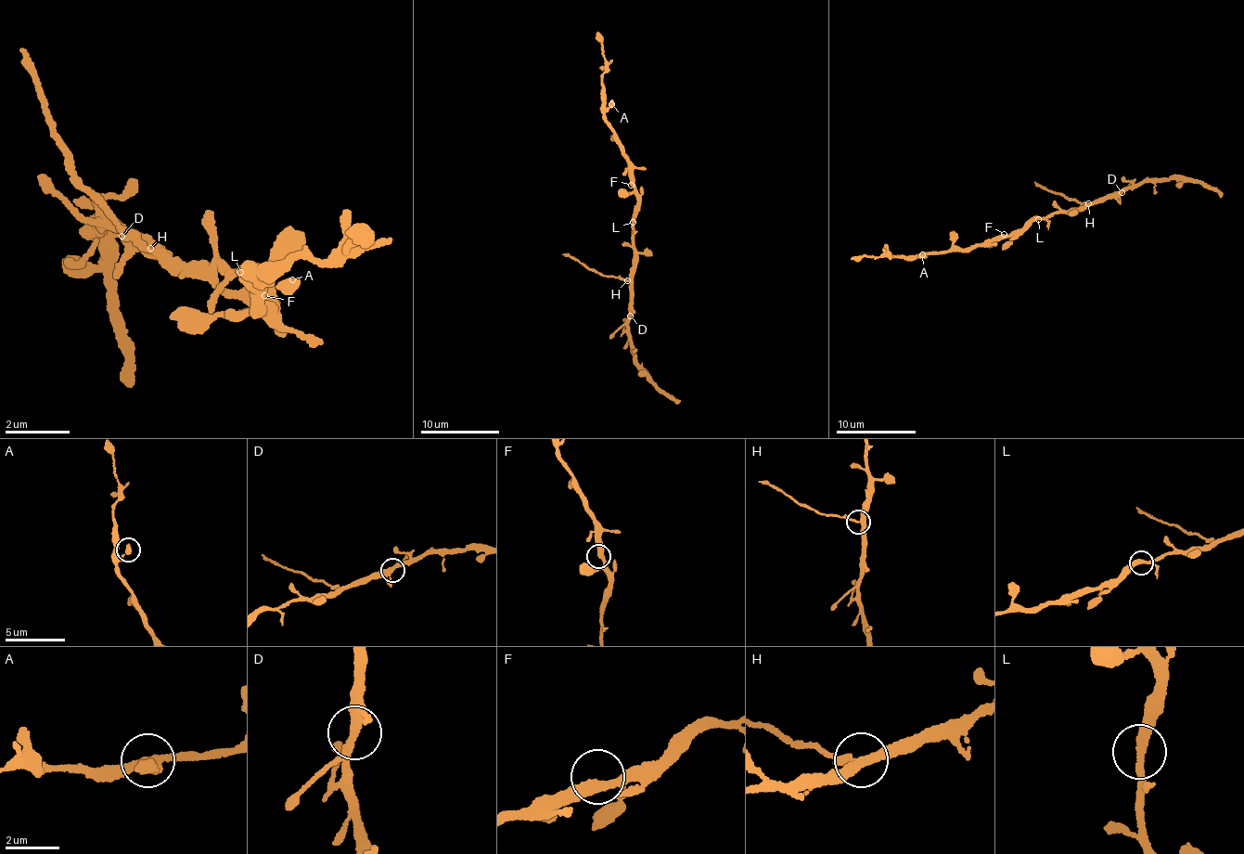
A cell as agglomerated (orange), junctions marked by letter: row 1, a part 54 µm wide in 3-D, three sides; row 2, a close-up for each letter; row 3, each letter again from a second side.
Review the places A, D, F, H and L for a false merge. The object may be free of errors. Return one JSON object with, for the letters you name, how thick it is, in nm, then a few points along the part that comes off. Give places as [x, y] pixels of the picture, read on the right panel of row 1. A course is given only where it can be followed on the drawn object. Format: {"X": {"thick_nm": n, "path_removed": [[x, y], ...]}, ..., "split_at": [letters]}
{"H": {"thick_nm": 300, "path_removed": [[1088, 203], [1083, 206], [1034, 182]]}, "split_at": ["H"]}

